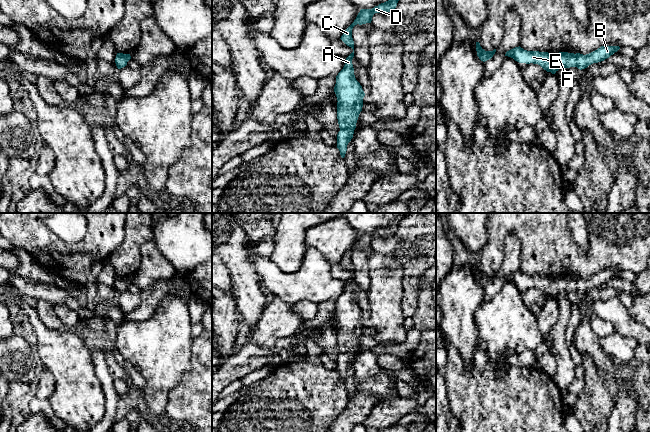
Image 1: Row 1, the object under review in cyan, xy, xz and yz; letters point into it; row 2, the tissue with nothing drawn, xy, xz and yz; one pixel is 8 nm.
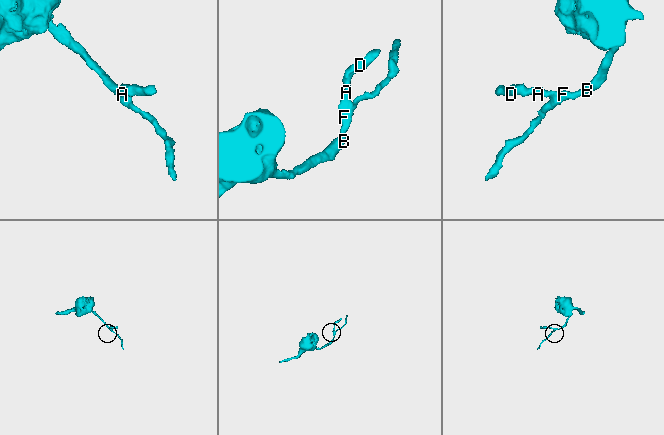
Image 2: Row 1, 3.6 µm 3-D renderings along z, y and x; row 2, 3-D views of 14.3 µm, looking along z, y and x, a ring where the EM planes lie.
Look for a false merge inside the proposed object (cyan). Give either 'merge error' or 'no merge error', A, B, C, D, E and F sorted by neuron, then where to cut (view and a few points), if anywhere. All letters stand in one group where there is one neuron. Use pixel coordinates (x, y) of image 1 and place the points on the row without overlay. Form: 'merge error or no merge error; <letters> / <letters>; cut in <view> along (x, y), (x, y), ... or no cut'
no merge error; A B C D E F; no cut

